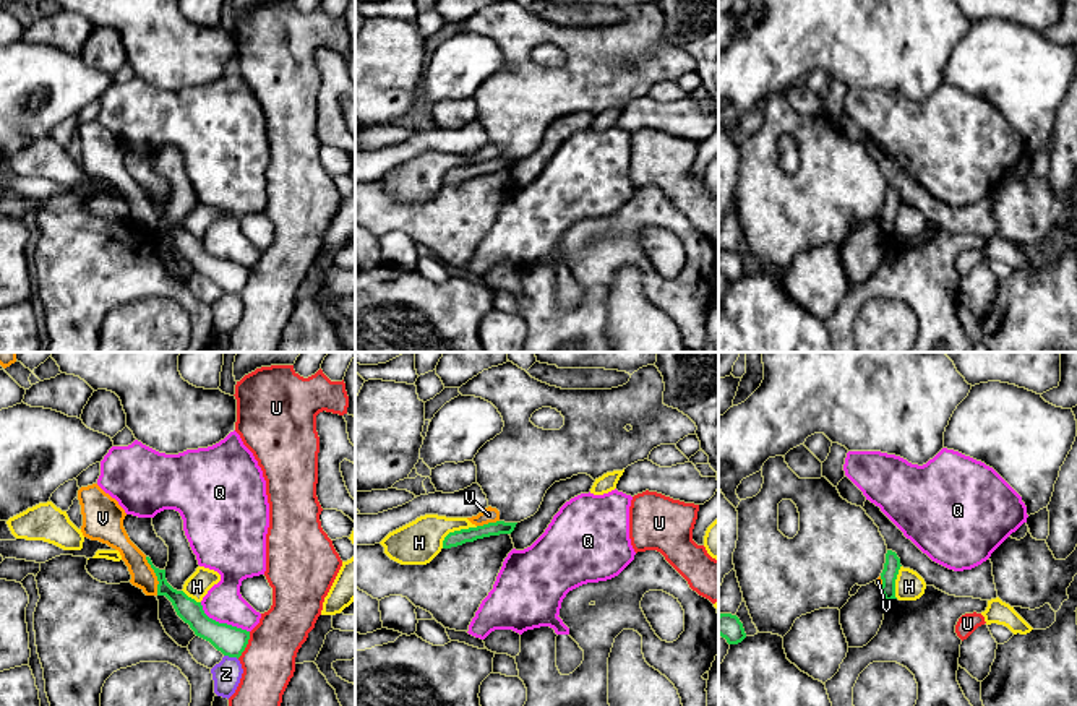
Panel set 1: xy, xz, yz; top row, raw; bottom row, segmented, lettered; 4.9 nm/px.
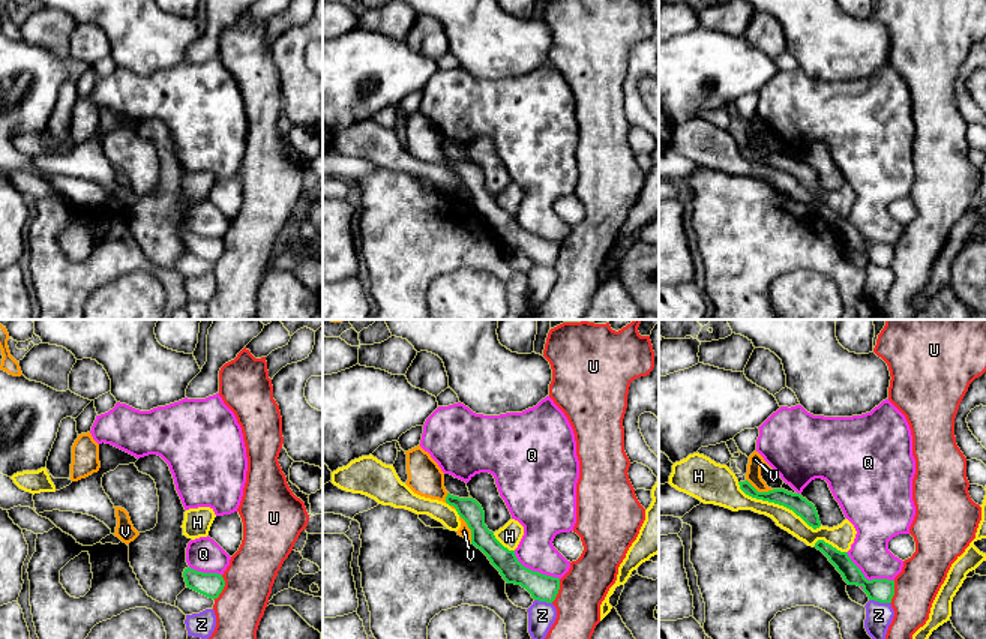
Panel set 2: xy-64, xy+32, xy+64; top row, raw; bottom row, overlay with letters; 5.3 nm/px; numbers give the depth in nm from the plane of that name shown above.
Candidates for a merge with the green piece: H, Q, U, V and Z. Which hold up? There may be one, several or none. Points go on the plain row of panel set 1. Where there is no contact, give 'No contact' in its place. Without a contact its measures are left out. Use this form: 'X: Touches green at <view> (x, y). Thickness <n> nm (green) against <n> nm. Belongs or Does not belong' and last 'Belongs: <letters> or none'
H: Touches green at xz (456, 167). Thickness 80 nm (green) against 220 nm. Does not belong
Q: Touches green at xy (223, 260). Thickness 150 nm (green) against 190 nm. Does not belong
U: Touches green at xy (247, 279). Thickness 150 nm (green) against 260 nm. Does not belong
V: Touches green at xy (156, 211). Thickness 120 nm (green) against 120 nm. Does not belong
Z: Touches green at xy (231, 292). Thickness 150 nm (green) against 140 nm. Does not belong
Belongs: none

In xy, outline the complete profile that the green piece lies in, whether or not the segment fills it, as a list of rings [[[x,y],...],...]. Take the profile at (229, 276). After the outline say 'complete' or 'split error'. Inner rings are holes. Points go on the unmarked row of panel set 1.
[[[149,193],[146,196],[159,217],[157,232],[165,232],[172,239],[177,252],[190,261],[196,273],[209,278],[224,292],[238,295],[248,281],[250,268],[209,255],[201,239],[174,226],[165,216],[165,206],[156,204]]]; complete

